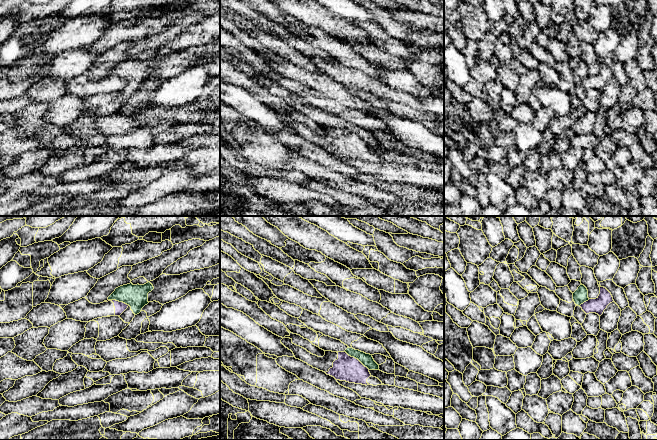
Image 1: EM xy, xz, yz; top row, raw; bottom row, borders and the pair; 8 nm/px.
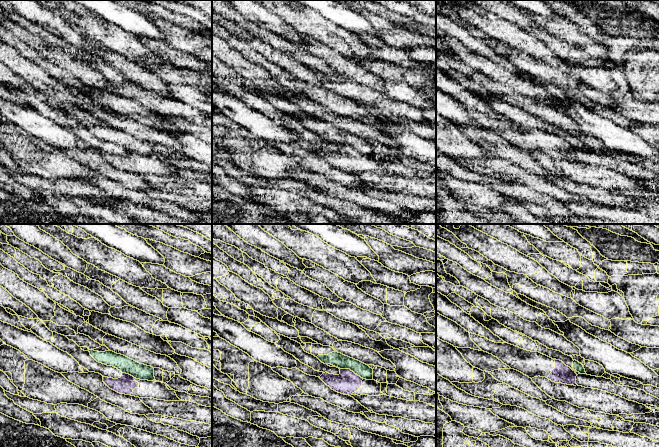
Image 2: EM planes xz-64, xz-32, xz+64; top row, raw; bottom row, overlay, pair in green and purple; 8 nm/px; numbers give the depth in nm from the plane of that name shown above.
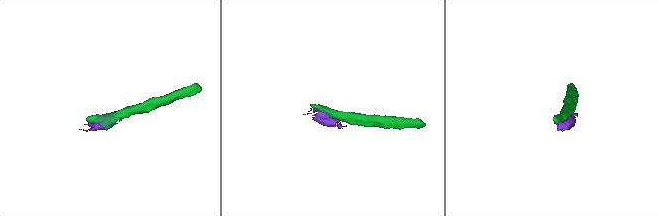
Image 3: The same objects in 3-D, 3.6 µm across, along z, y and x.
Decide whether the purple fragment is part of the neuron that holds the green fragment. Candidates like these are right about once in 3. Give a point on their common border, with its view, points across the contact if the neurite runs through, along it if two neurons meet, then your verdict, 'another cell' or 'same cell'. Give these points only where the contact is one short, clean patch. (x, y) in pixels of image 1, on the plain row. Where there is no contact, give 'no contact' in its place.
xz (357, 134) | another cell

